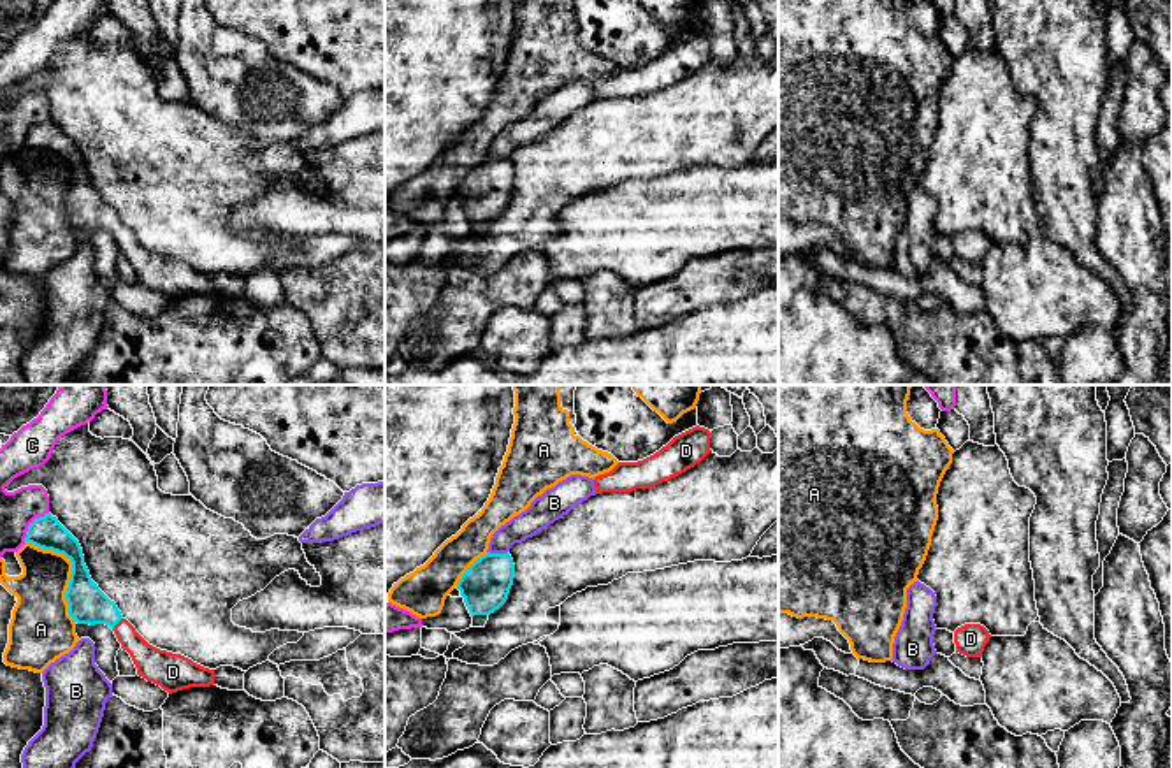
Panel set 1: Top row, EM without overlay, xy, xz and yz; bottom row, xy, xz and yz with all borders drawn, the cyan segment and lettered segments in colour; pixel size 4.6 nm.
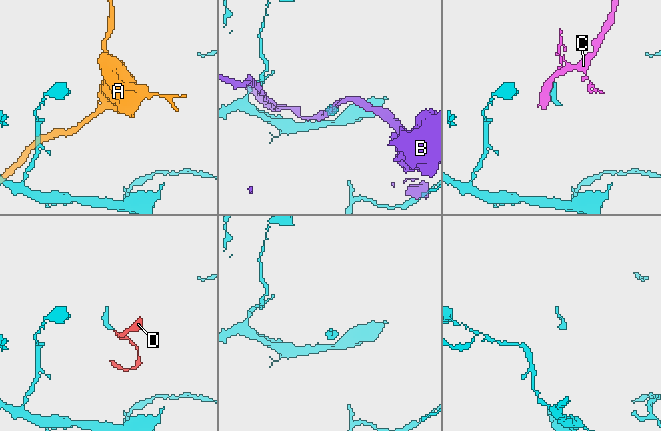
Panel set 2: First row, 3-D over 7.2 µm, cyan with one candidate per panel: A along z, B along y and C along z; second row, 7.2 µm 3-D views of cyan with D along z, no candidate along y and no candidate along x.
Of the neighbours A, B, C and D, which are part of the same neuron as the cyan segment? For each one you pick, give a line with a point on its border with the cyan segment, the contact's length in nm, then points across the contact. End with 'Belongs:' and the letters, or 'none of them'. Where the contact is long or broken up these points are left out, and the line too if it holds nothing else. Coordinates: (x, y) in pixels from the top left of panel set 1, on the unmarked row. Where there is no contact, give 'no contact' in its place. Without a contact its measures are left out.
D: meets cyan in xy at (116, 229); contact 80 nm long; runs through xy (86, 210), (104, 217), (116, 229), (151, 269)
Belongs: D

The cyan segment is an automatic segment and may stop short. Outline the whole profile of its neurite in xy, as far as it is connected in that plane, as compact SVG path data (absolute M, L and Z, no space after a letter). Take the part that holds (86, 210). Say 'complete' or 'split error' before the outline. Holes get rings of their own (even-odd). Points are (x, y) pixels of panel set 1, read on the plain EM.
split error; M46 120L35 125L28 132L25 148L44 156L63 160L72 169L70 188L65 199L69 221L77 230L109 232L121 250L121 255L130 260L139 283L160 292L169 301L190 293L214 292L214 276L204 274L181 260L160 257L135 237L121 221L116 209L91 186L79 148L56 123Z

